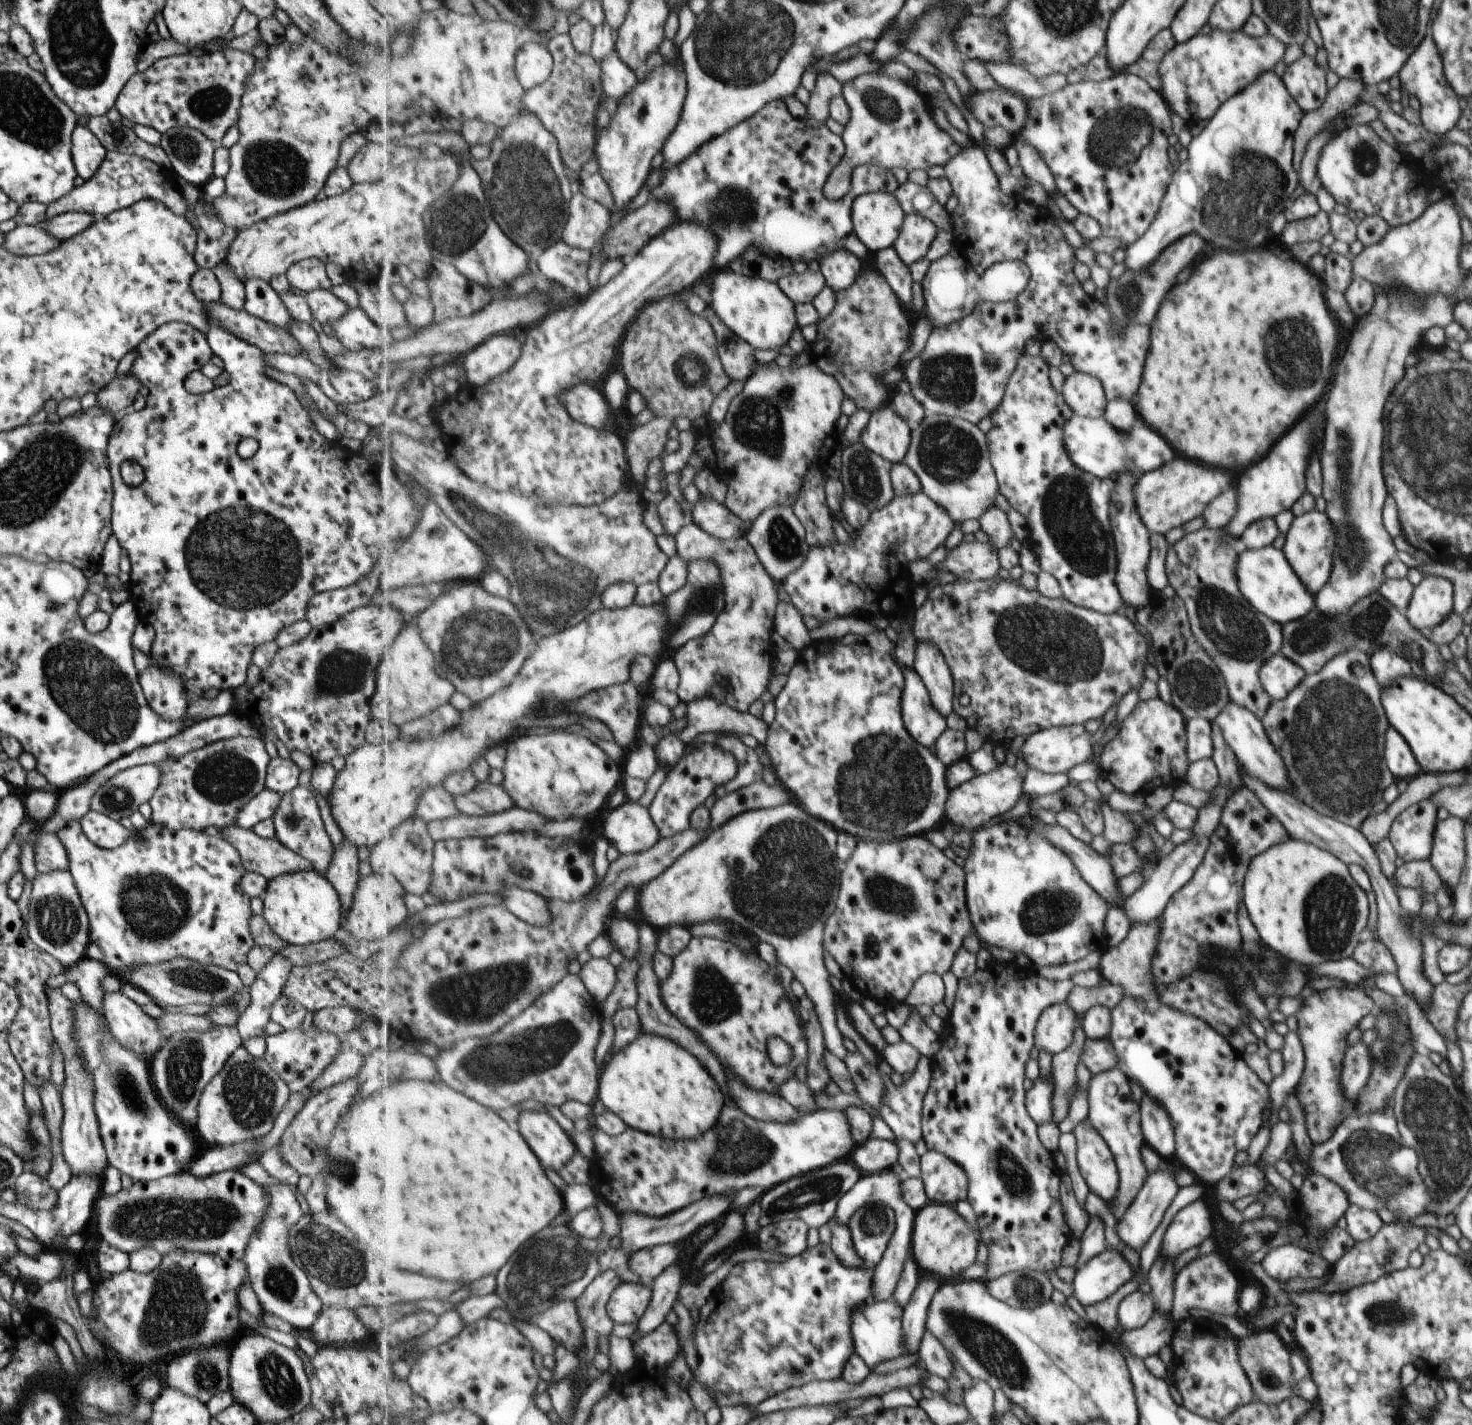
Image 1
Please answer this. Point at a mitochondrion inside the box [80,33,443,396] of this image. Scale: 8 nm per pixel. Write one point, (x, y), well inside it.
(275, 169)

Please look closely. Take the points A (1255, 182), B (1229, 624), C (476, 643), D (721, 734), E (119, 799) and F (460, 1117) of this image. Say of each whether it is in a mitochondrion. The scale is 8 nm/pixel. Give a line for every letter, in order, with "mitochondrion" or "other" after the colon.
A: mitochondrion
B: mitochondrion
C: mitochondrion
D: other
E: mitochondrion
F: other

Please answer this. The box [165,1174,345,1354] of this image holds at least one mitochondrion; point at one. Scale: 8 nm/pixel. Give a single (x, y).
(280, 1280)

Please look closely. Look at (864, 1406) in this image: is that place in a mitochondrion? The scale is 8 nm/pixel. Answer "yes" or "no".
no

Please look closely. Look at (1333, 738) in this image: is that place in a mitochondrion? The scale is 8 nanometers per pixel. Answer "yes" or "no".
yes

